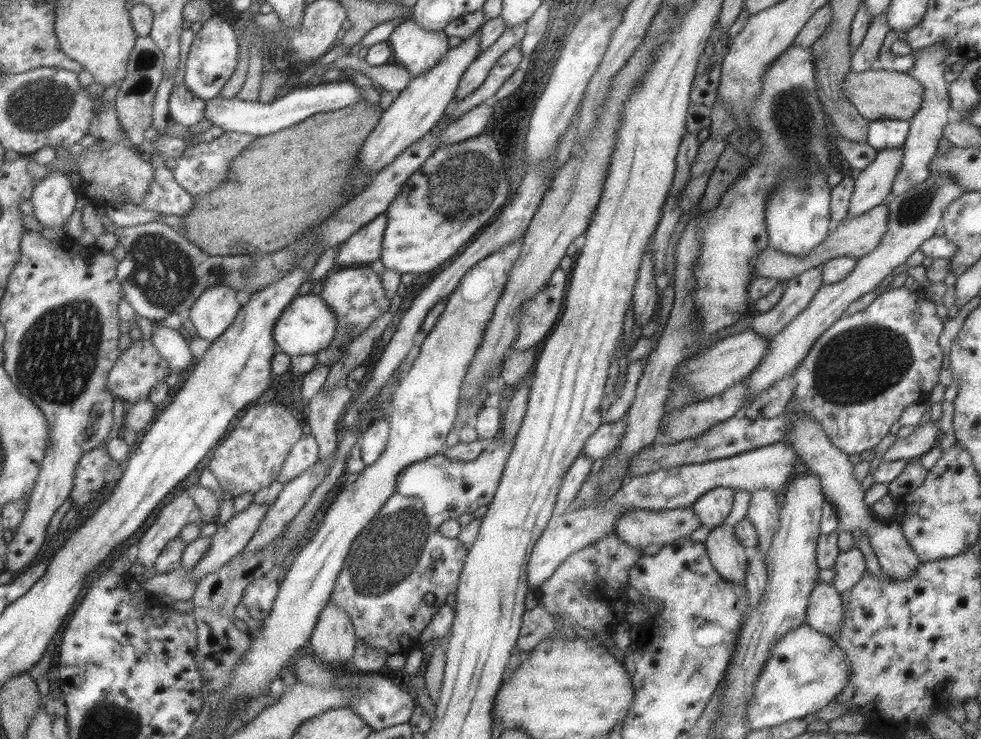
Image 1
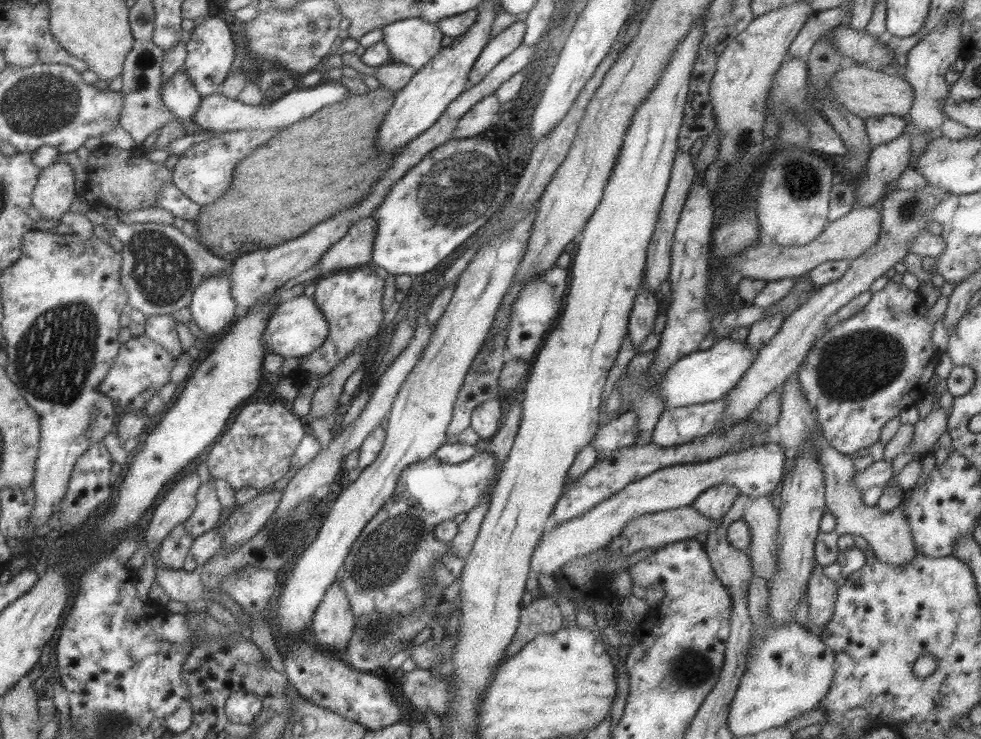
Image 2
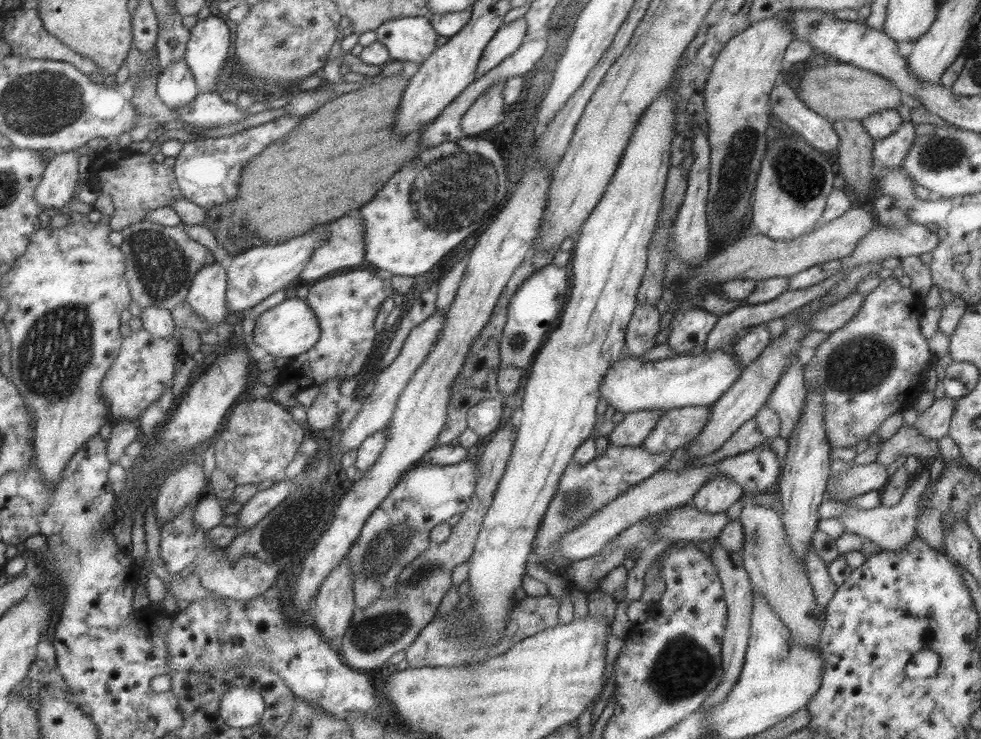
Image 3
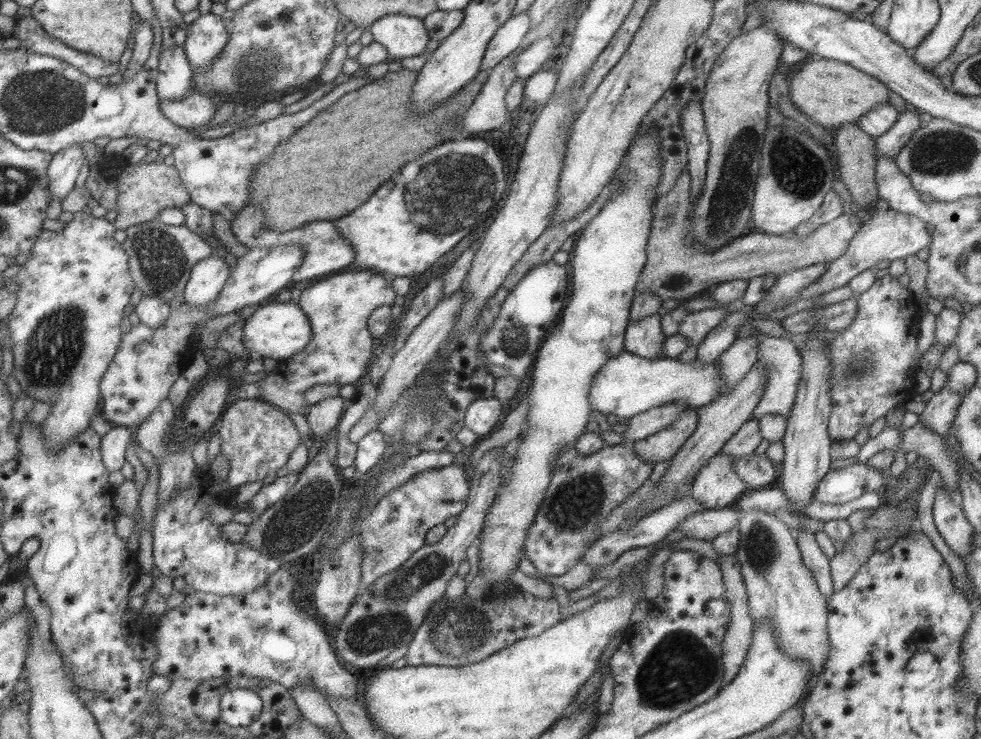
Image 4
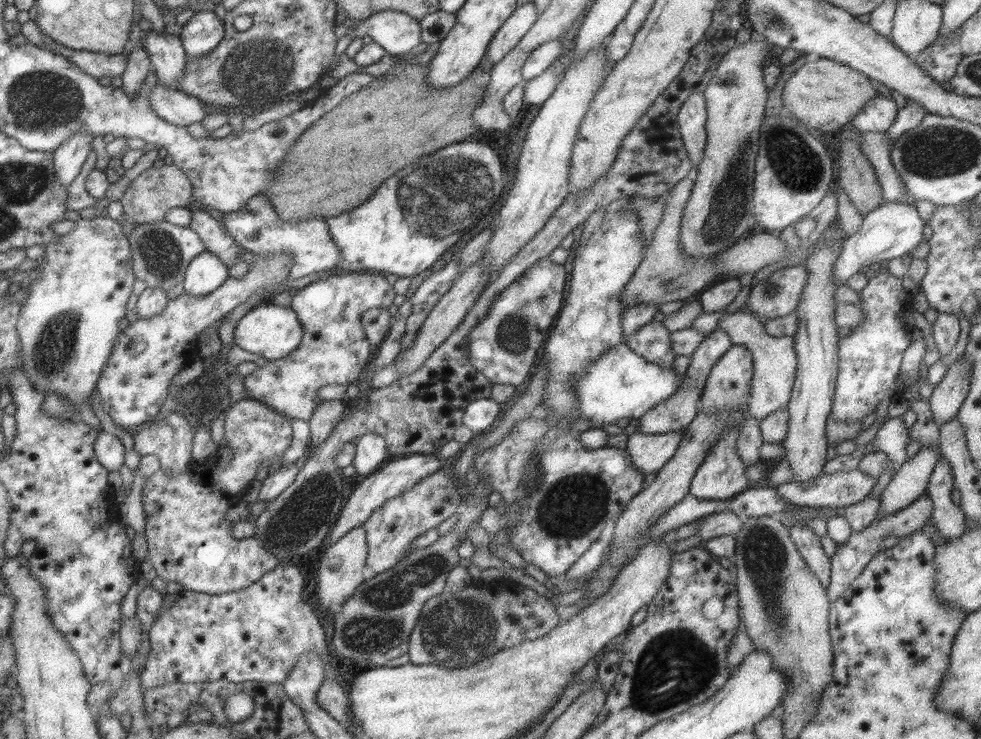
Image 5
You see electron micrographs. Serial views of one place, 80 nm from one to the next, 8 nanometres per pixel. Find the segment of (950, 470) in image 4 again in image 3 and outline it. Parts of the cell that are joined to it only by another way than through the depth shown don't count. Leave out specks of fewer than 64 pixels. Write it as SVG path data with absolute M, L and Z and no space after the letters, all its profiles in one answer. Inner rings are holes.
M906 425L882 443L874 461L886 467L899 456L918 457L924 463L941 458L937 440L925 438L925 435L919 434L915 427Z

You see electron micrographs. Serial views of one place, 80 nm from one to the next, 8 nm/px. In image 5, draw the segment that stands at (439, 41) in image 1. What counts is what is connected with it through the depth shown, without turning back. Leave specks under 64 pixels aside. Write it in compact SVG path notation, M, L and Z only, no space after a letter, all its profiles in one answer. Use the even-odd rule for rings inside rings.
M379 10L357 25L354 37L370 36L375 44L396 58L420 42L418 20L403 12Z

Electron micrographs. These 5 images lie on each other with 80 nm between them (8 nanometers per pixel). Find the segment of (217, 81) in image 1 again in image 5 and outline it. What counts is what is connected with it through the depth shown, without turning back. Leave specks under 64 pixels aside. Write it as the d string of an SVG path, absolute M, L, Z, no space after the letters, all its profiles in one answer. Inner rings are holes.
M200 11L182 25L179 40L187 55L198 57L215 48L223 33L223 22L214 12Z

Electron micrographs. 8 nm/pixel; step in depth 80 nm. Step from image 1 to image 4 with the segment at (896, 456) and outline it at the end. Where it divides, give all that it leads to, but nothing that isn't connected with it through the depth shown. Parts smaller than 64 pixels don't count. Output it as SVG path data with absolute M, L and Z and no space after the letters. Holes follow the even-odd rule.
M944 384L939 392L933 393L925 408L918 412L919 422L923 422L923 426L927 426L927 430L935 434L949 434L961 398L962 396L951 392L947 384Z

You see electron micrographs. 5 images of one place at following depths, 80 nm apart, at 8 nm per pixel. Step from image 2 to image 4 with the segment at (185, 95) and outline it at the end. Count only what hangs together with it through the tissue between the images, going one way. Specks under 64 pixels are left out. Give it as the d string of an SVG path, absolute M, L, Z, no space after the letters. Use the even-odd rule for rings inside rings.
M181 45L160 50L156 78L156 95L159 99L170 101L192 93L191 77L192 66Z

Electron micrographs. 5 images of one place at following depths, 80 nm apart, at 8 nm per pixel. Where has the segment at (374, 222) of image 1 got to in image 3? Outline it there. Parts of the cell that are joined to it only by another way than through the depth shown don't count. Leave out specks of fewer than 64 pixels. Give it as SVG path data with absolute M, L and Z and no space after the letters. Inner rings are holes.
M343 215L341 218L334 221L323 223L322 225L315 225L311 227L308 232L324 232L324 237L310 253L306 265L298 274L300 283L306 280L319 280L329 276L339 268L351 268L363 262L363 241L362 241L362 220L354 215Z

